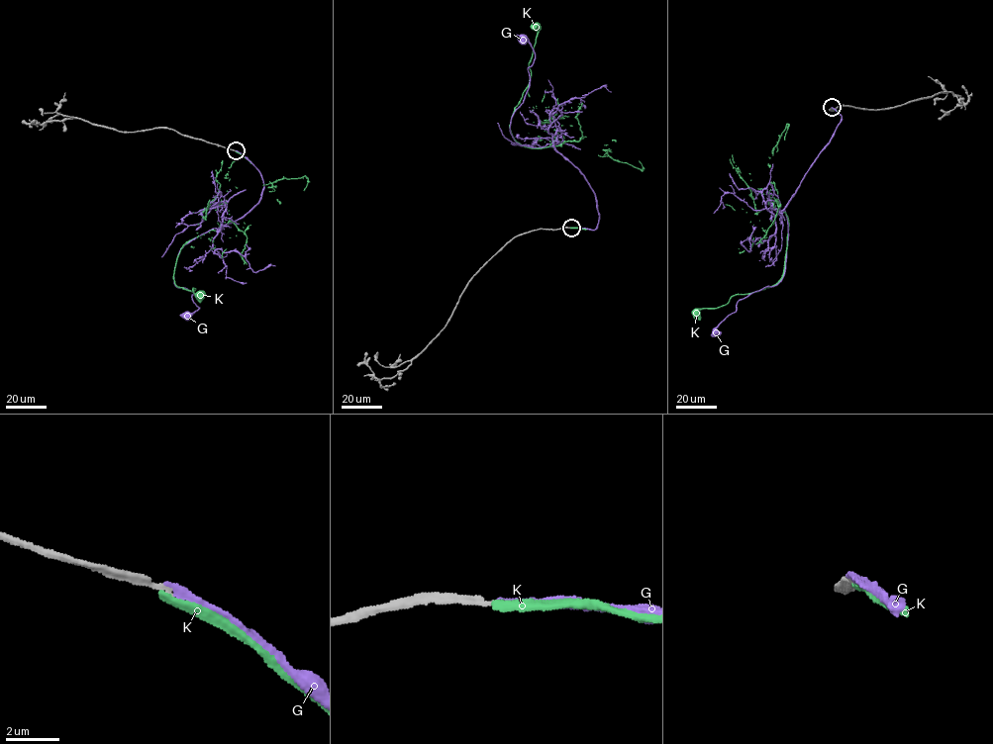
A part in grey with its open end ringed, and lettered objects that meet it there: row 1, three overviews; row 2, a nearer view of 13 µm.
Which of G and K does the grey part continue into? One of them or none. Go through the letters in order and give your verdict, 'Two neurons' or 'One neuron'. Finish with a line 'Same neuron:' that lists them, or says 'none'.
G: One neuron
K: Two neurons
Same neuron: G

